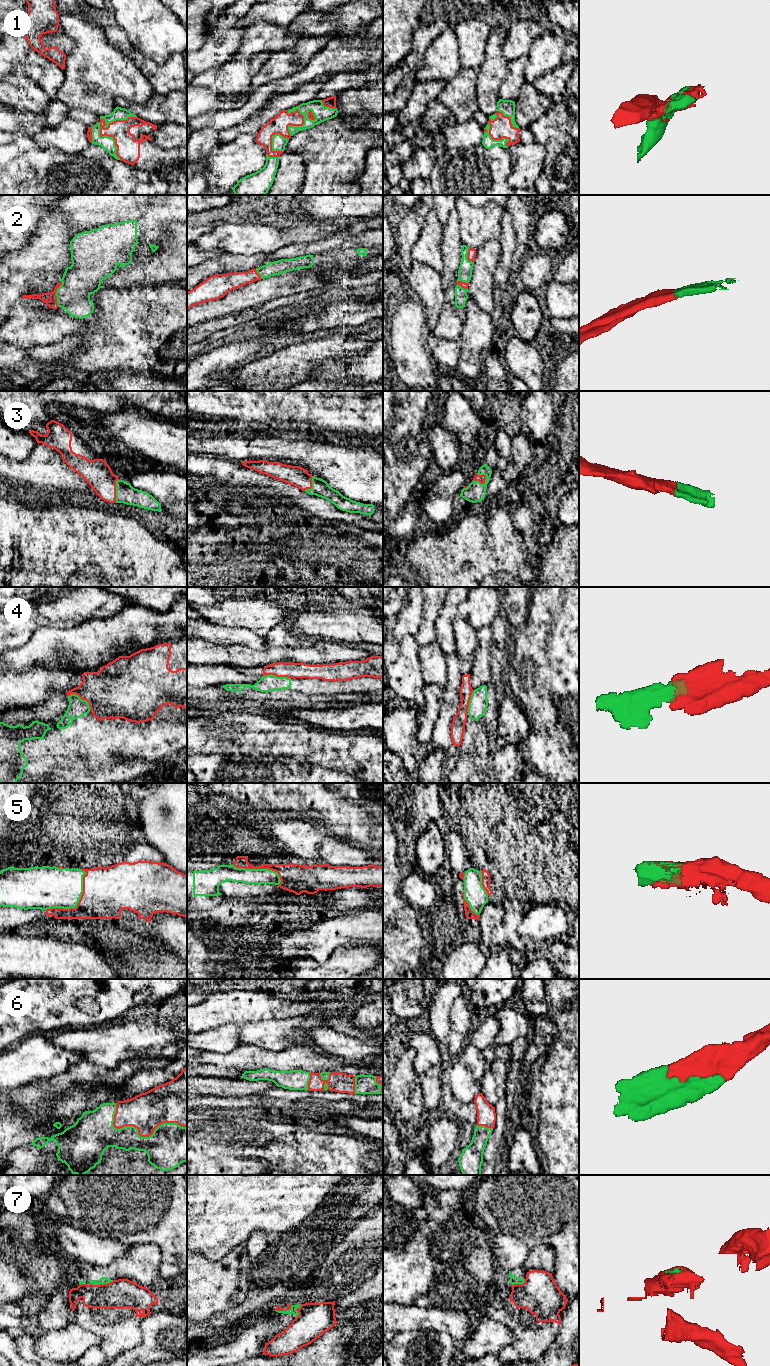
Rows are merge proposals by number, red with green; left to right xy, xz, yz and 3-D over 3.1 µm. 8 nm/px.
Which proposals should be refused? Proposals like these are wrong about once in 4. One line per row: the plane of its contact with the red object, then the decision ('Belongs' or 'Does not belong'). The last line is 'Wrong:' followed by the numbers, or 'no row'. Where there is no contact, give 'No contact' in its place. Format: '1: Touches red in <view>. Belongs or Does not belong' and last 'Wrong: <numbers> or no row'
1: Touches red in xz. Belongs
2: Touches red in xy. Belongs
3: Touches red in yz. Belongs
4: Touches red in xy. Does not belong
5: Touches red in xy. Belongs
6: Touches red in xy. Belongs
7: Touches red in xy. Does not belong
Wrong: 4, 7

